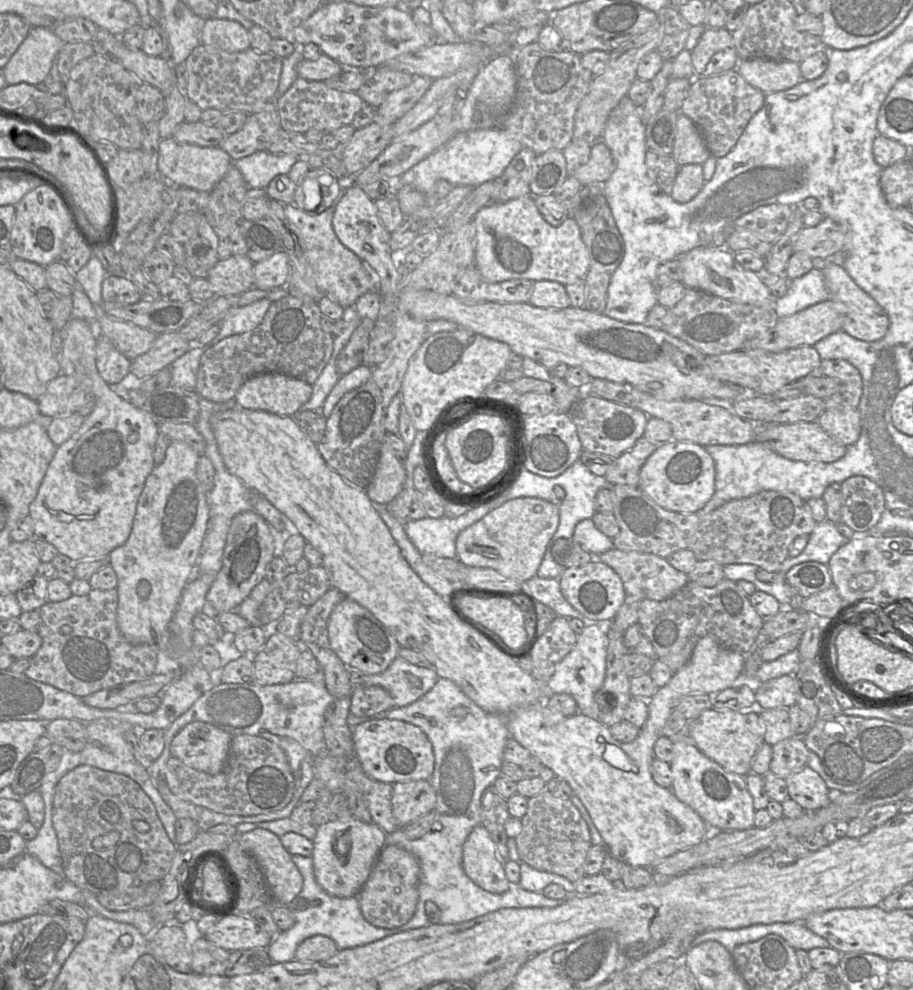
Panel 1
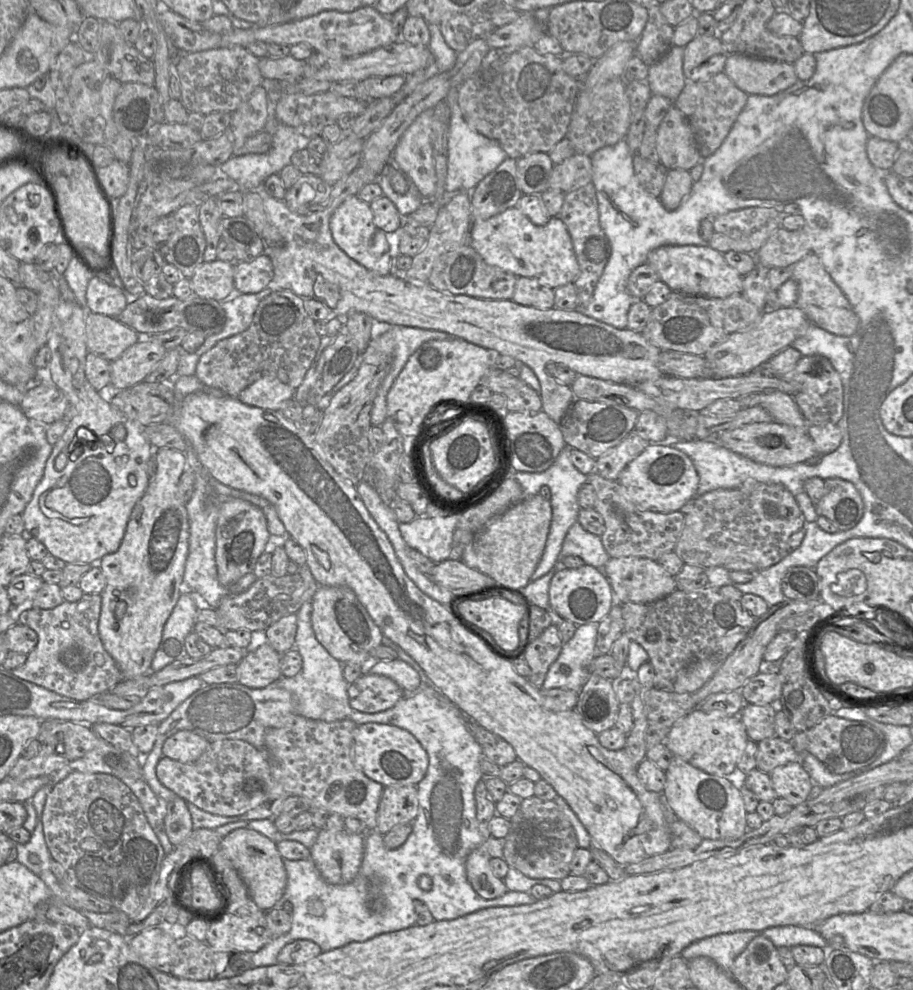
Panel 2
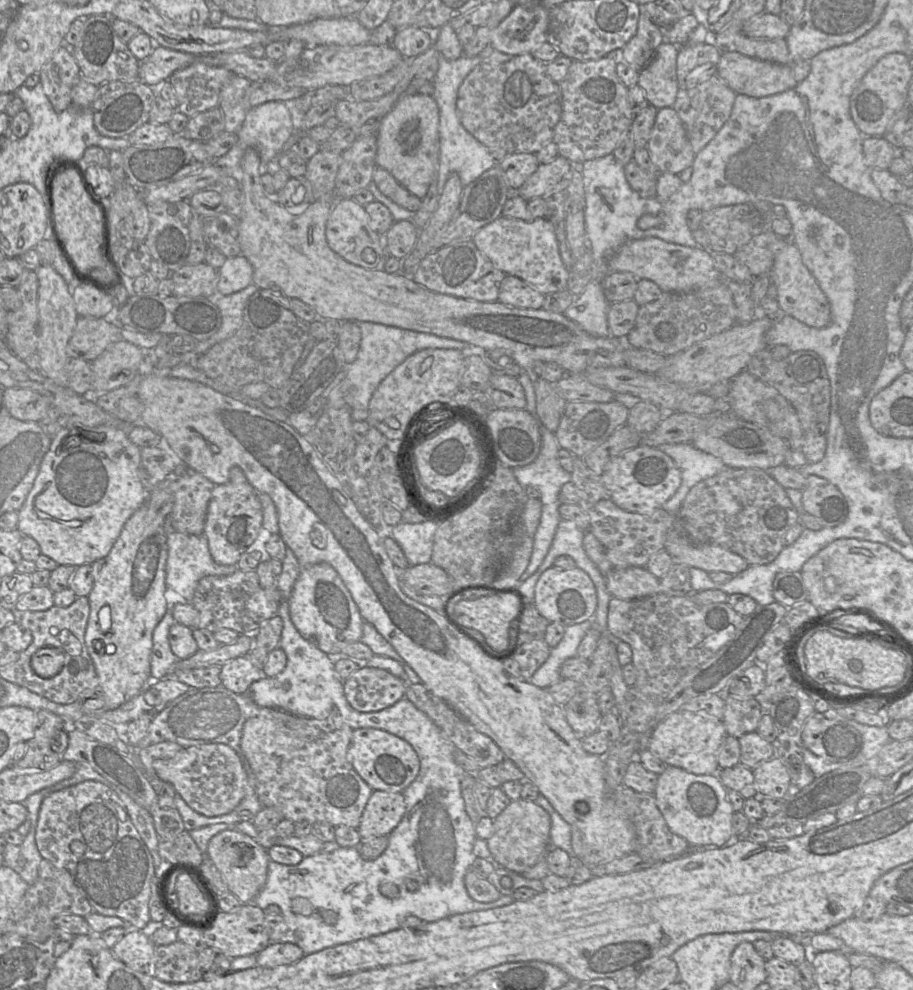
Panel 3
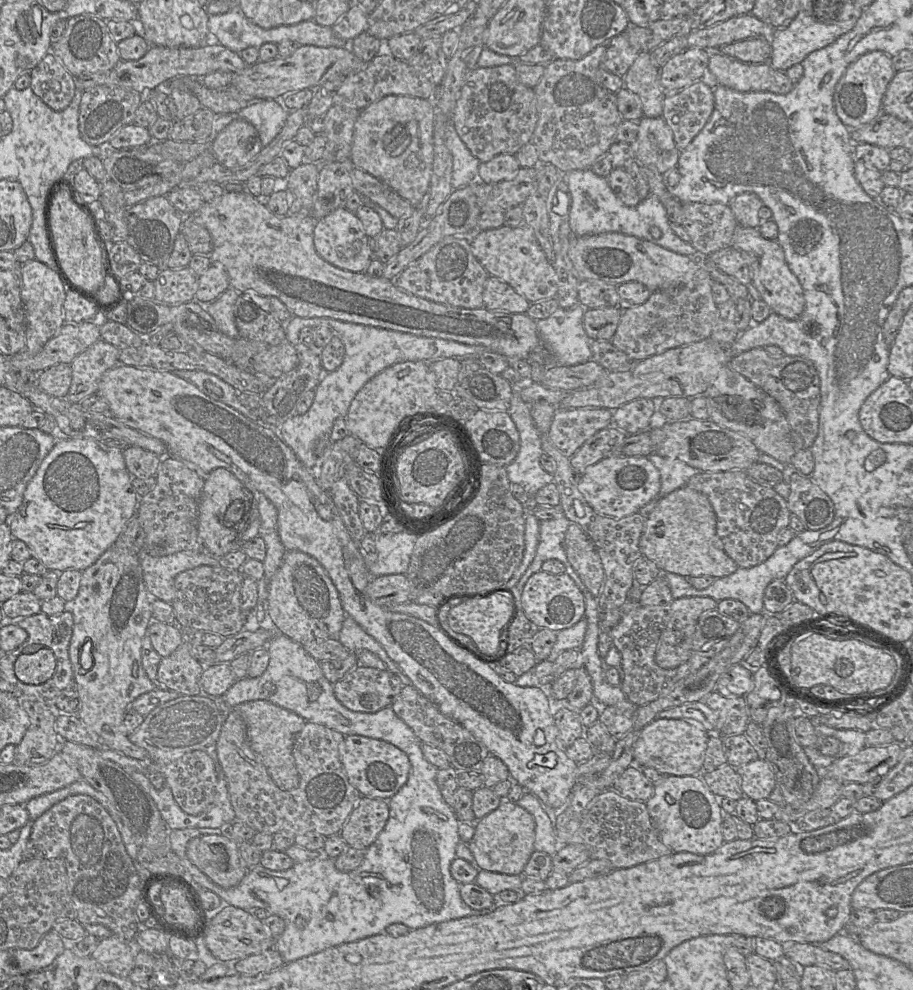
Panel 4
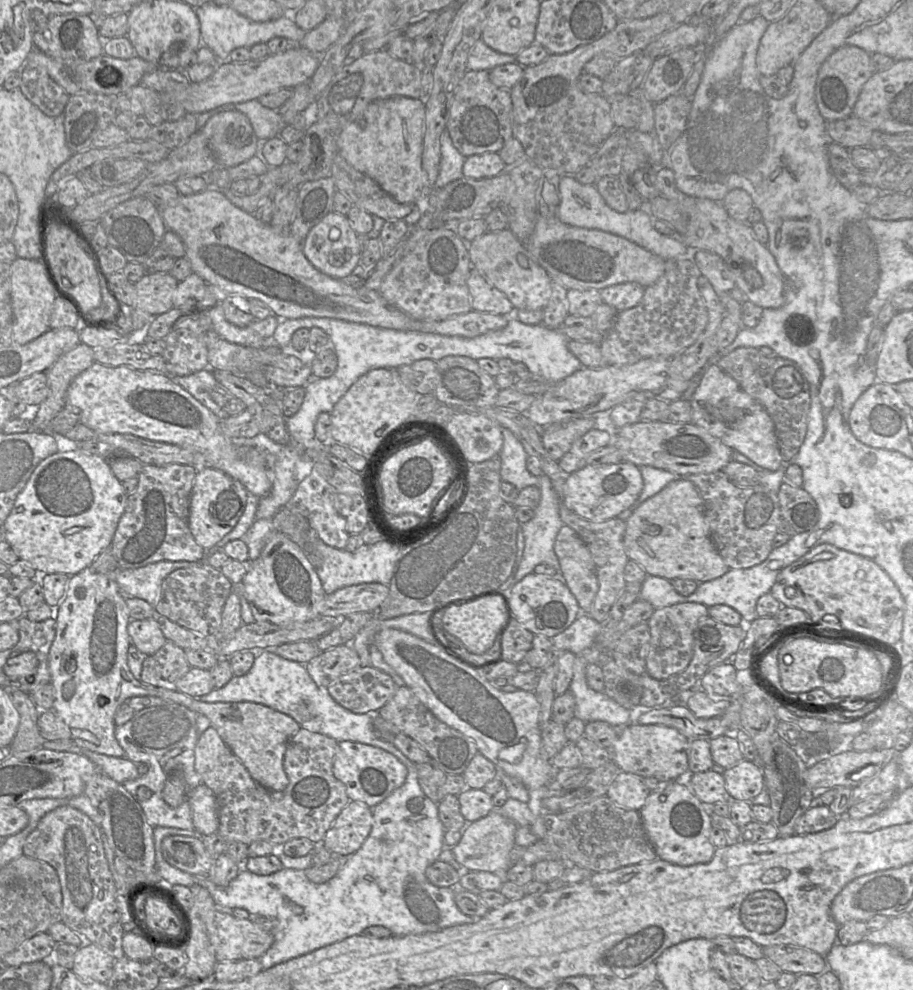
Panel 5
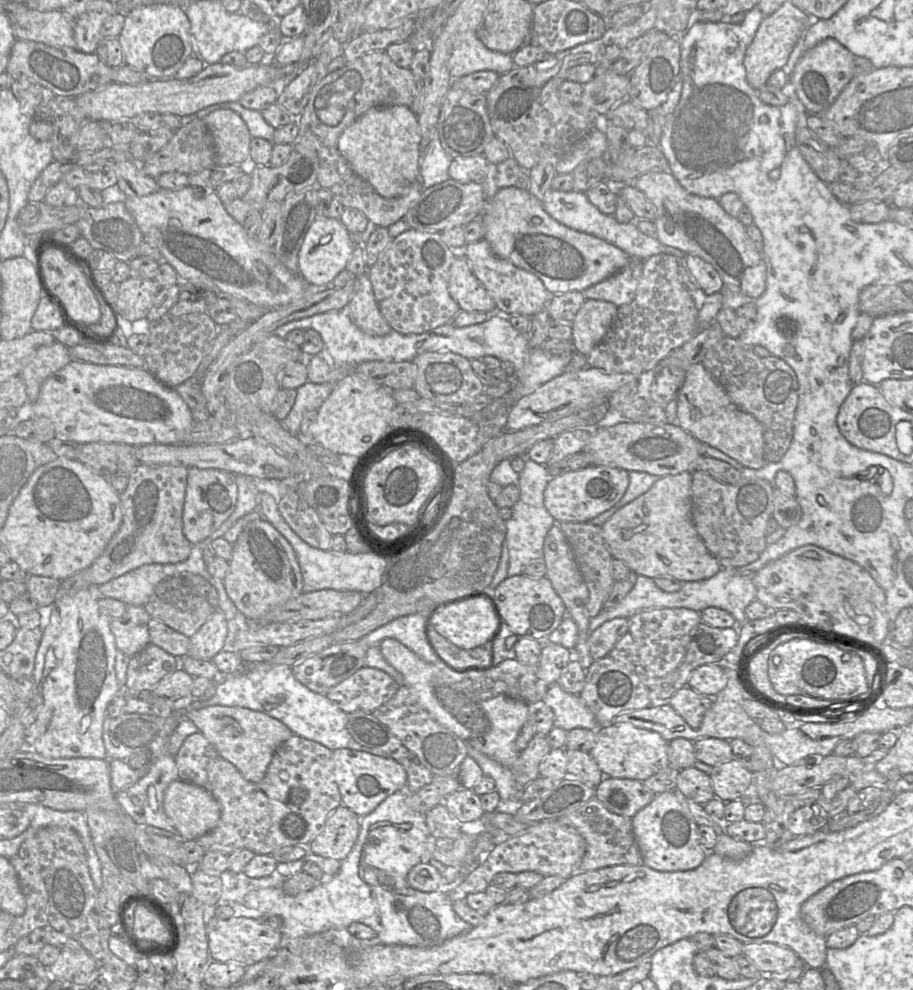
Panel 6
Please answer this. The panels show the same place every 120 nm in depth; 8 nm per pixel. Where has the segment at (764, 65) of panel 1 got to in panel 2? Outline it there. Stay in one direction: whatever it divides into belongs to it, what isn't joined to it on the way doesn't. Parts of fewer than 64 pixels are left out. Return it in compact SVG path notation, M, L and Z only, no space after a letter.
M739 53L729 54L723 72L748 95L775 95L799 80L792 63Z

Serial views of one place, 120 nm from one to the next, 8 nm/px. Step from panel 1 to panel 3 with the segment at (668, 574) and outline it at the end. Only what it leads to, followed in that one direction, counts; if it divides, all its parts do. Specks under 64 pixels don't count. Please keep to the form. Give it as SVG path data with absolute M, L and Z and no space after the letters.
M646 567L612 568L606 584L613 598L634 600L660 592L660 579Z

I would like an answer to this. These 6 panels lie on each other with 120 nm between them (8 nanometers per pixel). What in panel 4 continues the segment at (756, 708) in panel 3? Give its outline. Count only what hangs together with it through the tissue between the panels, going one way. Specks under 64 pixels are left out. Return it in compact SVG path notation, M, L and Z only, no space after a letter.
M713 691L700 701L718 716L717 734L720 736L744 734L750 722L745 697L725 697Z

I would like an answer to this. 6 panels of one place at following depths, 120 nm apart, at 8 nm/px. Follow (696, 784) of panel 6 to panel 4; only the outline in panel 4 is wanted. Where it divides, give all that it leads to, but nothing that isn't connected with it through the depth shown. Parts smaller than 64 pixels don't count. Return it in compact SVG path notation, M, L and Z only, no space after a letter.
M728 764L710 772L702 772L701 778L717 797L726 797L736 801L744 797L741 788L741 776L736 768Z

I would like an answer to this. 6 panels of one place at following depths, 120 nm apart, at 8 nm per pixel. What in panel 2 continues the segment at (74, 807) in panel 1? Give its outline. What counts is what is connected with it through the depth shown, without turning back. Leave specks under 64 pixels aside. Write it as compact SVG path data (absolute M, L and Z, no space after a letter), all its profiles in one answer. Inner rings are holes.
M72 772L54 785L48 793L42 813L42 824L50 854L53 860L64 868L71 886L109 904L129 918L138 915L158 880L166 853L148 823L137 797L121 779L107 773ZM87 838L95 839L100 844L100 849L83 850L80 844Z

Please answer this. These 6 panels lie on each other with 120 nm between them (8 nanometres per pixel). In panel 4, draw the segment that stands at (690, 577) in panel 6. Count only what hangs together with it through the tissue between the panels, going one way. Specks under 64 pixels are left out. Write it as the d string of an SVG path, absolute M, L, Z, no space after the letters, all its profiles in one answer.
M686 484L665 496L647 516L640 538L640 550L662 573L723 578L739 568L726 554L717 535L716 515L708 498Z

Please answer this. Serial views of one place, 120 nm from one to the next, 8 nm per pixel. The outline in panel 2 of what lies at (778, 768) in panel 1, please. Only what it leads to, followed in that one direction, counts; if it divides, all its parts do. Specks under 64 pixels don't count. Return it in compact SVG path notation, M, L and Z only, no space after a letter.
M772 737L758 742L756 768L760 771L770 773L776 767L789 762L800 762L800 753L790 741Z

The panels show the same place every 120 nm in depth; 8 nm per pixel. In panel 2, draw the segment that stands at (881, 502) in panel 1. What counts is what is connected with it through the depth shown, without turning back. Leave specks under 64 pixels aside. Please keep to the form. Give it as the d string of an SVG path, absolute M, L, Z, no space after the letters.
M840 478L825 480L826 494L815 505L818 516L824 516L841 531L856 526L864 514L859 491L849 481Z

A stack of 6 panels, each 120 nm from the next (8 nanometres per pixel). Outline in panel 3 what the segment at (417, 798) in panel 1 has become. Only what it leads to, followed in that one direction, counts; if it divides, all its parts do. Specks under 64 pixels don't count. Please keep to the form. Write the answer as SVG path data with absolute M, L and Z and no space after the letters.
M373 790L356 828L362 840L388 836L406 811L401 792Z

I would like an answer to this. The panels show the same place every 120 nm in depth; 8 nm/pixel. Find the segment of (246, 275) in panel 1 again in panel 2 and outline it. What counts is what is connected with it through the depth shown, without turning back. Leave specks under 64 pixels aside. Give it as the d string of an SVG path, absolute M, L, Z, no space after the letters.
M218 259L203 262L189 278L192 290L200 298L222 301L235 289L234 265Z

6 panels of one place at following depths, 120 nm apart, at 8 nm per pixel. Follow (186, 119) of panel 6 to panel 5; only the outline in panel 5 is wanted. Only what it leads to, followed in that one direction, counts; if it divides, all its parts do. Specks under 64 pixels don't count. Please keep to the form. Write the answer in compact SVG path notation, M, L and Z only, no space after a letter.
M249 100L242 103L228 103L207 112L197 115L199 130L215 114L237 110L242 112L249 119L255 134L260 140L268 140L277 137L281 129L285 126L283 118L278 110L273 110L263 106L258 100Z

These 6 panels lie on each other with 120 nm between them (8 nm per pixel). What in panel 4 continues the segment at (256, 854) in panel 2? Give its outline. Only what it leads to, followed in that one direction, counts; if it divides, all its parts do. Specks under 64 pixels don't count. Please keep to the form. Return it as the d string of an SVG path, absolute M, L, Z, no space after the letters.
M222 834L201 835L191 839L186 845L186 856L222 888L238 885L248 872L239 845Z

